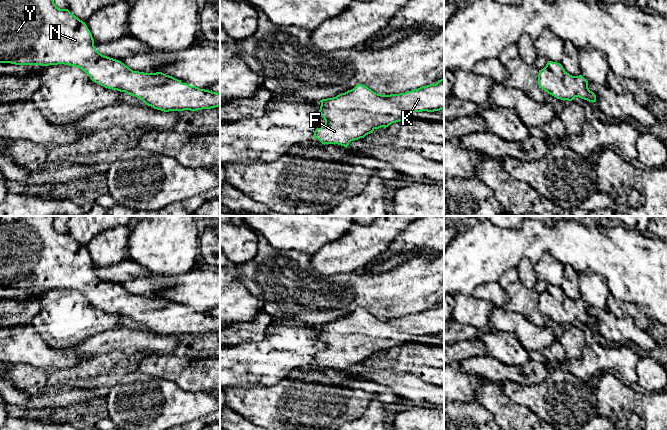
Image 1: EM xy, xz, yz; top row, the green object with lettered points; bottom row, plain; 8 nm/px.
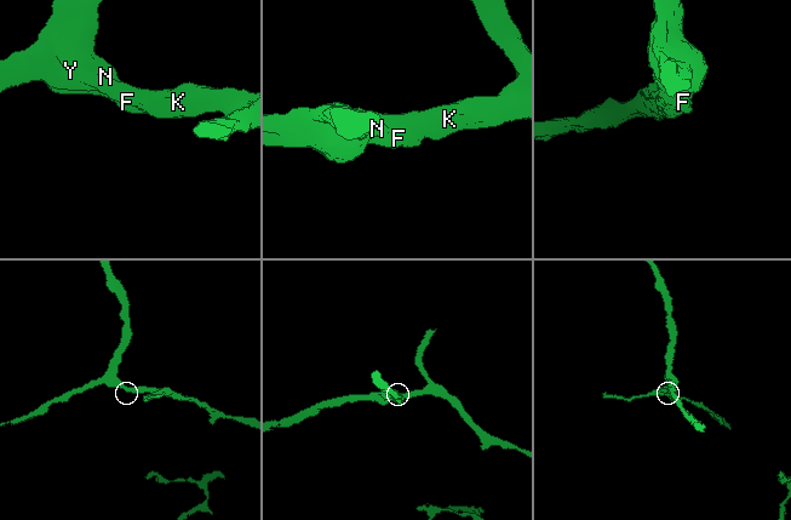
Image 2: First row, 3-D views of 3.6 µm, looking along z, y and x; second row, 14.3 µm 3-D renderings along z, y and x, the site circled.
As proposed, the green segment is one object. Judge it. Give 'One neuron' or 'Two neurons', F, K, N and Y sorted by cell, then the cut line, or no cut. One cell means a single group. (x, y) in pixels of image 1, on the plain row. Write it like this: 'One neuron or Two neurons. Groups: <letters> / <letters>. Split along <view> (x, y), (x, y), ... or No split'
One neuron. Groups: F K N Y. No split

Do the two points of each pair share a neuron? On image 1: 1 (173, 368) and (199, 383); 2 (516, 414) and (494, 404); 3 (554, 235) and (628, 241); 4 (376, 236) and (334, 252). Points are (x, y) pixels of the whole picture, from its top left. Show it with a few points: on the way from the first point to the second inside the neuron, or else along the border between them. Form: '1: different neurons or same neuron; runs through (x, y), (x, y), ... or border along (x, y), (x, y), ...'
1: same neuron; runs through (179, 370), (187, 378), (193, 380)
2: same neuron; runs through (511, 414), (508, 414), (499, 405)
3: same neuron; runs through (572, 241), (610, 241)
4: same neuron; runs through (366, 242), (352, 252), (344, 252)

